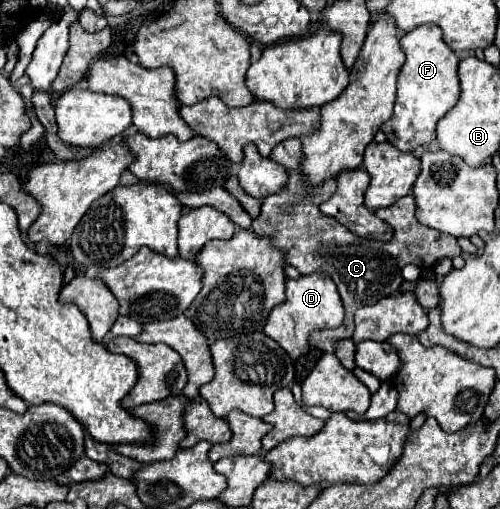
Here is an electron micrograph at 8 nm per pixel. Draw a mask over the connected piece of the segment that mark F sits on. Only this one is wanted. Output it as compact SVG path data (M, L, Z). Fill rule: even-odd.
M424 24L406 32L400 38L400 46L406 52L406 62L398 76L398 96L394 104L394 114L382 124L382 130L390 144L402 152L412 152L418 146L428 146L436 138L438 120L456 106L460 96L458 76L452 74L450 66L458 66L458 56L442 40L440 28L436 24Z

